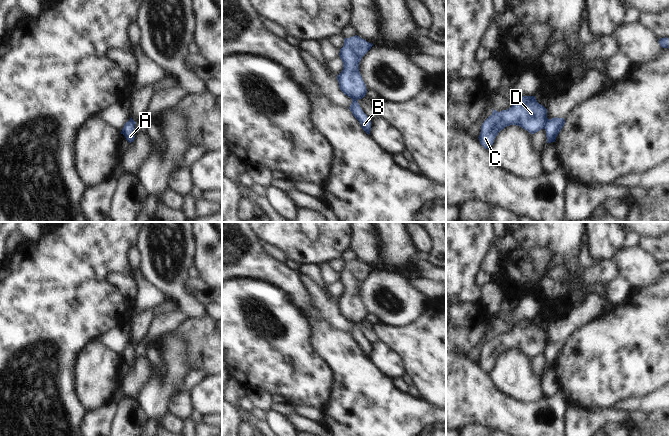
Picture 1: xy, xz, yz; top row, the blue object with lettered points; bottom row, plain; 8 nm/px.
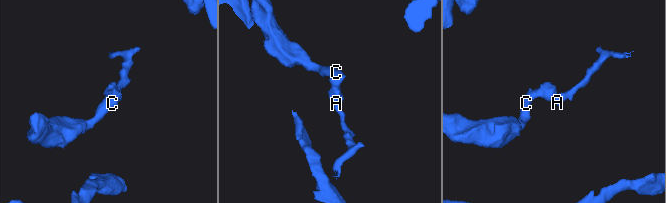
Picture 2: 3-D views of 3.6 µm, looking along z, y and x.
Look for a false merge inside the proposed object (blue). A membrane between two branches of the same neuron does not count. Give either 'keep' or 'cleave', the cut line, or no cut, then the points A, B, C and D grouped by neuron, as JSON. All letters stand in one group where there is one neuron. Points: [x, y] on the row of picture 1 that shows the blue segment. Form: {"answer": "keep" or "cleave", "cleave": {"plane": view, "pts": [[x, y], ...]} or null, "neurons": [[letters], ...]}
{"answer": "cleave", "cleave": {"plane": "yz", "pts": [[548, 120], [543, 128]]}, "neurons": [["A", "B"], ["C", "D"]]}

